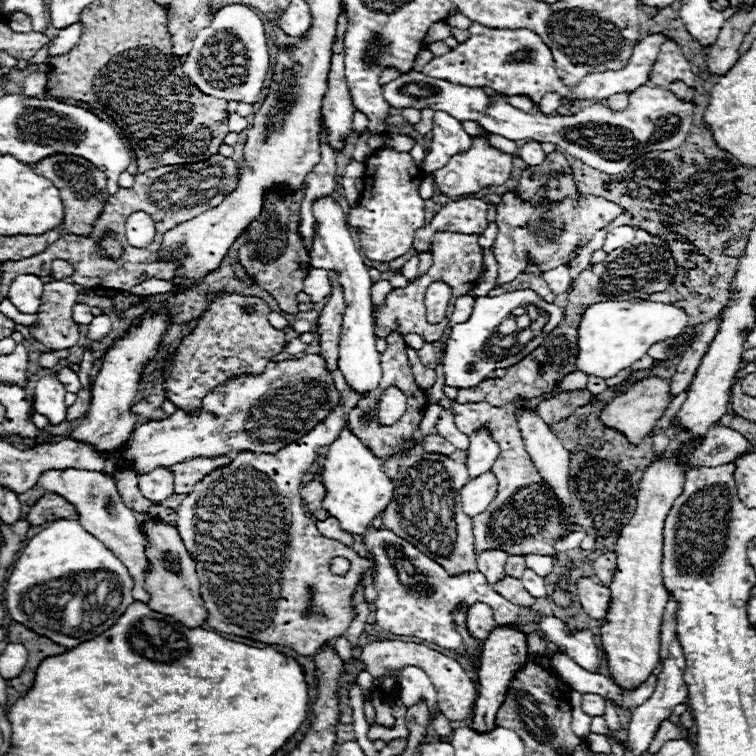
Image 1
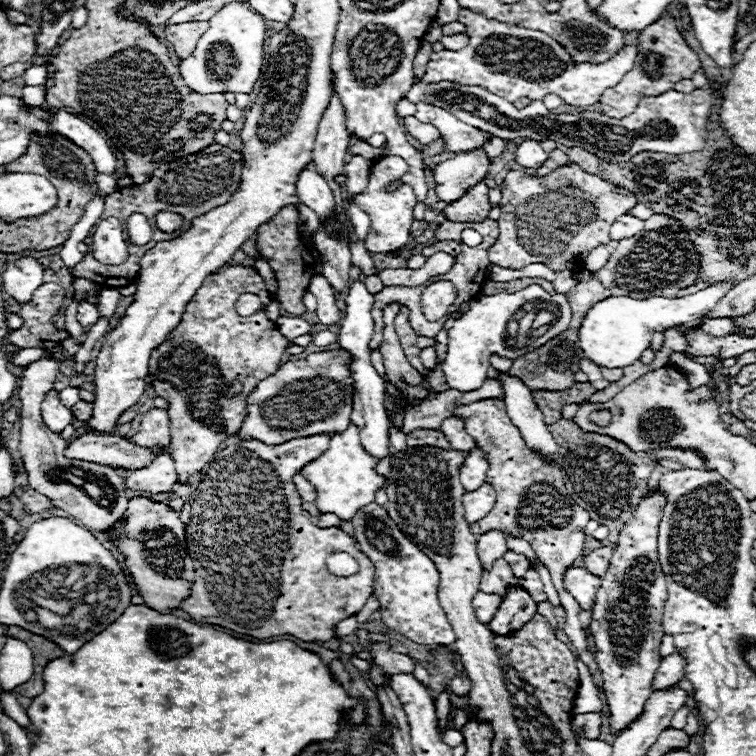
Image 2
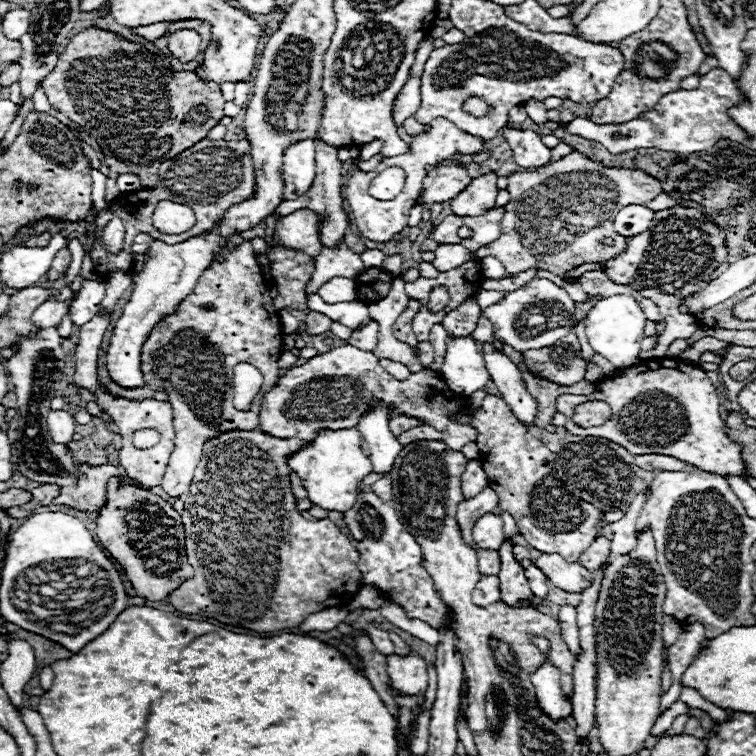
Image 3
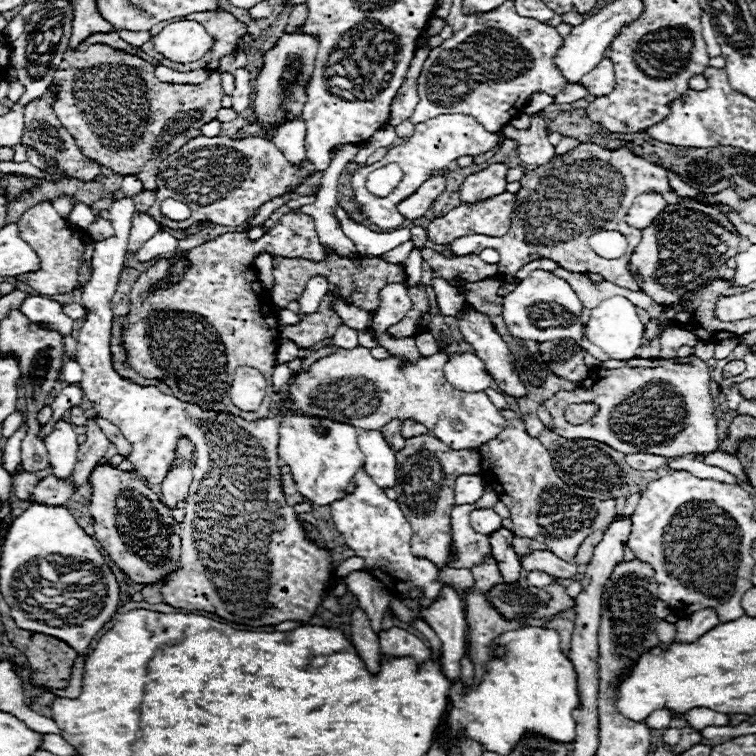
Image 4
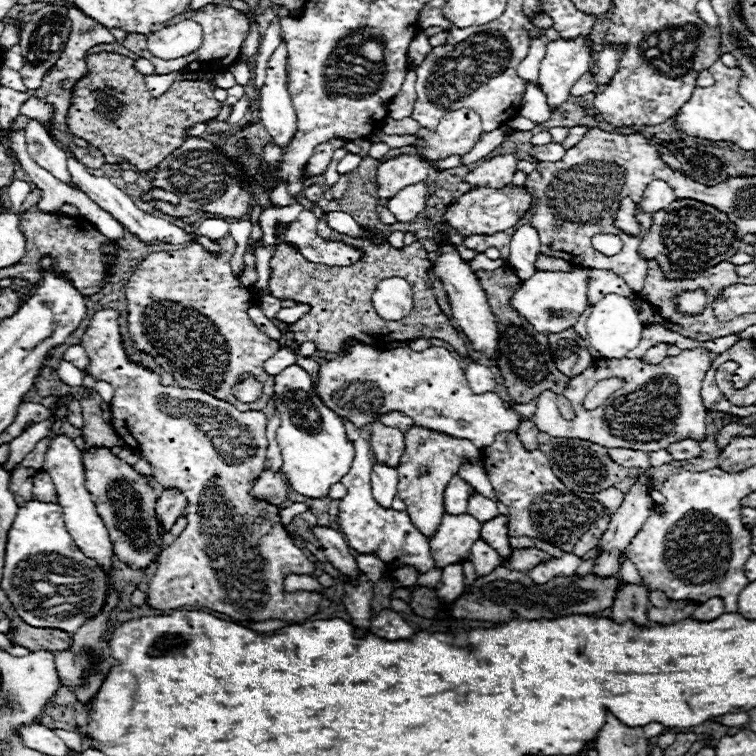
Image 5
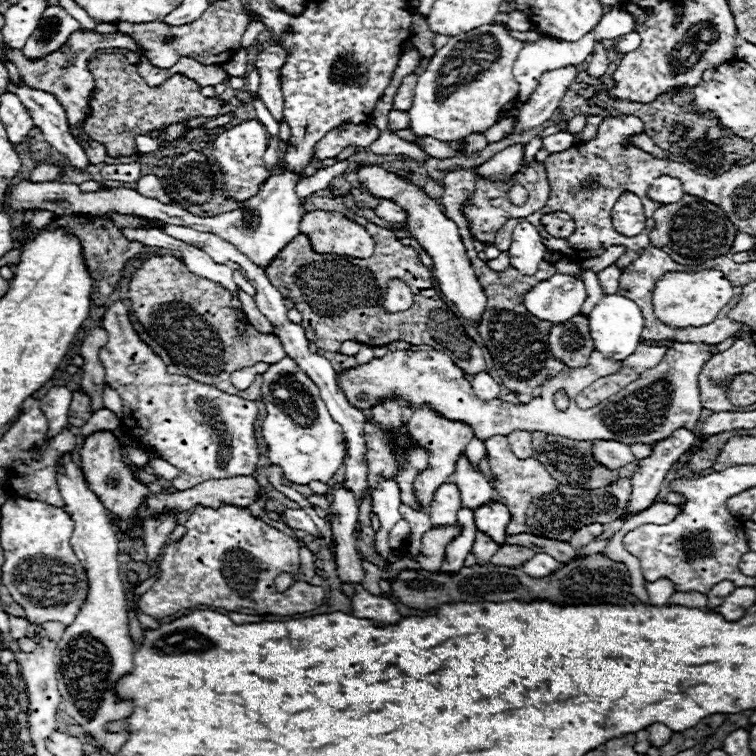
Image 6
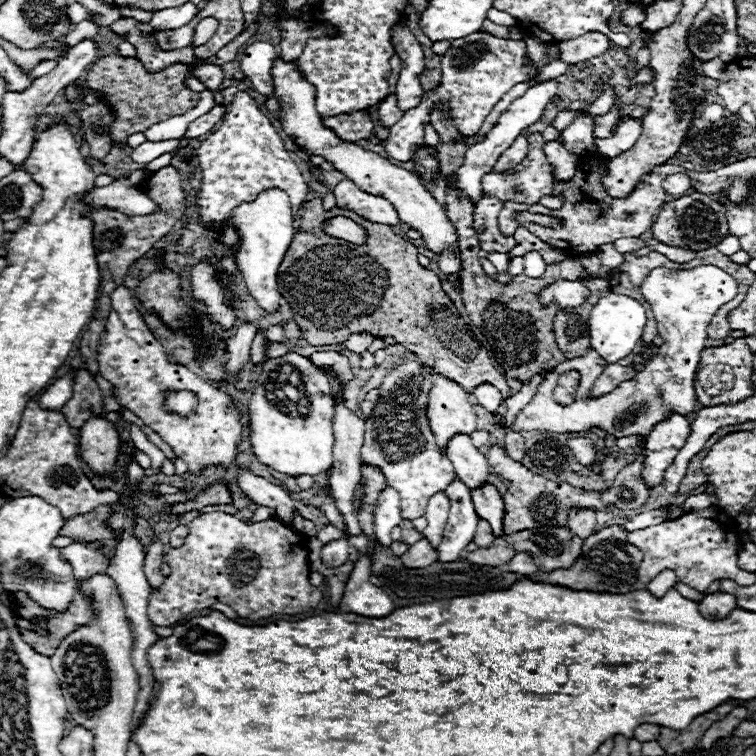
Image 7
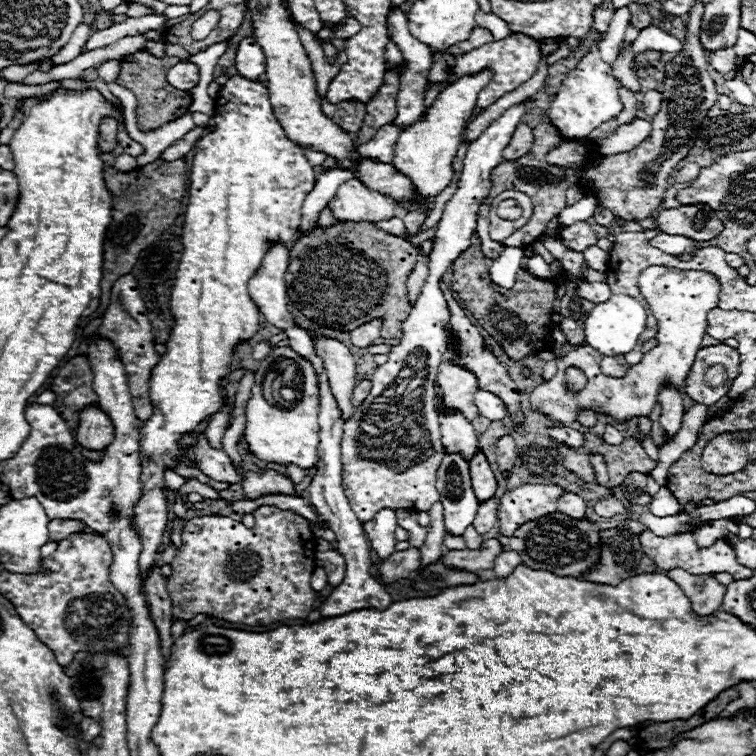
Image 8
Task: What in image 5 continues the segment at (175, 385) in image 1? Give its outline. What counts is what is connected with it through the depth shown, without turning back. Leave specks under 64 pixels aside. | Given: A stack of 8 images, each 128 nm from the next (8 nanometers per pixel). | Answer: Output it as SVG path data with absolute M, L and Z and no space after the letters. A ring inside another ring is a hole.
M304 210L298 220L286 224L282 232L278 234L282 244L298 248L298 252L316 264L328 264L328 266L348 266L360 260L360 252L354 248L348 248L346 244L340 242L326 242L316 234L316 224L318 218ZM232 236L218 238L220 252L212 256L202 248L198 242L190 244L188 248L182 250L170 250L170 252L156 252L150 254L132 274L132 278L126 284L126 300L128 300L128 332L134 348L152 354L156 364L174 376L174 382L180 388L192 388L192 390L202 390L210 392L218 400L226 400L234 404L238 410L248 412L248 410L264 410L266 404L272 398L272 386L274 386L274 376L264 372L264 362L274 356L274 352L280 348L280 344L272 338L268 338L264 332L258 330L258 326L250 320L248 308L252 304L258 304L258 296L250 288L240 288L238 286L238 276L232 272L230 260L236 250L236 242ZM206 318L214 324L208 326ZM242 374L254 374L256 378L262 380L264 384L264 394L258 402L254 404L242 404L238 402L232 394L230 388ZM166 488L160 494L160 498L156 502L156 514L158 514L160 522L164 524L166 532L172 528L176 518L182 516L182 510L186 508L186 504L188 504L188 500L186 500L184 492L178 488Z

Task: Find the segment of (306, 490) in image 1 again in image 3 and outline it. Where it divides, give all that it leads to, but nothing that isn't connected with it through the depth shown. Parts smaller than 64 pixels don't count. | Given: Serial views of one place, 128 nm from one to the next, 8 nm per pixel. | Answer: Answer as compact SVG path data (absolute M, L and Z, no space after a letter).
M290 472L290 482L292 482L292 492L294 492L294 496L296 496L298 510L308 510L308 508L312 506L312 502L308 500L308 492L306 492L306 488L300 484L300 478L298 478L294 472Z

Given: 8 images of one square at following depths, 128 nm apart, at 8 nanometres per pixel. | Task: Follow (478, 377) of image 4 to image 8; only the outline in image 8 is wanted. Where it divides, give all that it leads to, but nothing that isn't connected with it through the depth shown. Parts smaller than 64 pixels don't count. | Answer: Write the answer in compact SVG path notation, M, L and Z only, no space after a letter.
M478 390L476 392L476 408L478 408L478 412L484 416L484 418L488 418L488 420L502 420L504 416L506 416L506 406L504 406L504 402L496 396L496 394L492 394L492 392L486 392L486 390Z

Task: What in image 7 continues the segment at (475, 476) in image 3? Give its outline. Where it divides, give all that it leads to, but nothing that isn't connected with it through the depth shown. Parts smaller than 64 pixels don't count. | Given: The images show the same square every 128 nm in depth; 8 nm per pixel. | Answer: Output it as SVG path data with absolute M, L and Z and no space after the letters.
M436 492L430 502L428 502L428 508L426 508L426 520L428 520L428 528L422 532L430 544L434 544L434 548L442 542L442 536L444 536L444 526L446 526L446 520L448 520L448 510L450 510L450 500L446 496L446 492Z

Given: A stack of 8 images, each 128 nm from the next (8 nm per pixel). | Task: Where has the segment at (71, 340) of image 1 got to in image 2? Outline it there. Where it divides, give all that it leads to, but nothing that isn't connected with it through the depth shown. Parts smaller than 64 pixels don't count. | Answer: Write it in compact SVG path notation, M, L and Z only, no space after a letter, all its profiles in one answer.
M48 282L42 284L30 304L22 304L20 318L24 320L20 330L12 330L8 334L8 342L18 348L58 348L70 334L66 330L58 330L52 322L52 316L62 310L66 302L66 290Z

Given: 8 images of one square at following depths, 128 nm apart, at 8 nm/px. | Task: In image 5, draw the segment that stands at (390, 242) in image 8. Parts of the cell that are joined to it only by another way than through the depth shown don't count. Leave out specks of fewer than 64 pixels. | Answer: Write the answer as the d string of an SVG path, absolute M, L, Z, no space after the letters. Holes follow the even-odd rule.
M354 240L354 246L360 246L364 250L364 258L350 264L350 266L324 266L324 264L312 264L306 258L302 258L298 252L274 252L270 260L270 292L272 296L278 296L280 300L296 300L296 302L310 302L312 312L306 314L302 320L294 322L290 330L294 332L294 338L298 344L314 342L318 350L326 352L340 352L340 346L346 338L354 338L358 342L370 344L374 348L384 348L388 342L408 342L416 338L442 338L450 342L458 354L468 356L464 348L462 336L452 328L450 320L440 312L436 298L430 290L430 278L428 270L434 266L432 260L428 260L428 252L420 242L414 242L410 246L404 246L400 250L392 248L390 244L374 246L362 240ZM390 276L402 276L408 280L414 296L414 310L424 312L424 316L406 316L398 322L386 322L374 310L372 292L376 290L378 282Z

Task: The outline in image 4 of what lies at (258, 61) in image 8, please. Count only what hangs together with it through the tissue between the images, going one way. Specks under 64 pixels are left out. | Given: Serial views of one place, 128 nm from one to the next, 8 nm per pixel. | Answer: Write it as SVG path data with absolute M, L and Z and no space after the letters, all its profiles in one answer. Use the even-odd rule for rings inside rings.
M305 4L297 5L293 8L288 19L288 24L284 28L284 33L292 33L298 29L308 16L307 6ZM302 120L298 122L284 122L274 138L274 146L284 154L284 158L292 164L300 164L306 158L306 126Z

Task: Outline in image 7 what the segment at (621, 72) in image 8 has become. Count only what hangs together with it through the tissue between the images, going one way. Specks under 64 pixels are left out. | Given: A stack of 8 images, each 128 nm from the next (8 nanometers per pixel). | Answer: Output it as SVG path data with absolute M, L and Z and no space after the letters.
M608 90L608 92L604 92L592 106L582 108L582 112L584 112L584 114L590 114L590 116L602 116L602 114L610 112L612 106L614 106L614 94L612 94L612 90Z

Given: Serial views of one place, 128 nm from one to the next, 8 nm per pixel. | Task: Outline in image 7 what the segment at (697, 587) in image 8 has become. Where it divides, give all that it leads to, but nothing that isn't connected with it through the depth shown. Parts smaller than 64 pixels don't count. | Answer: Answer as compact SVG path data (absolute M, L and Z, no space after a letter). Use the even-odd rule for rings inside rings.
M664 570L664 572L660 572L660 574L648 584L648 592L654 594L654 596L658 596L658 598L662 598L676 582L678 582L676 574L674 574L672 570ZM722 592L708 594L702 602L698 602L698 608L704 616L722 620L736 608L736 598L730 596L730 594L722 594Z

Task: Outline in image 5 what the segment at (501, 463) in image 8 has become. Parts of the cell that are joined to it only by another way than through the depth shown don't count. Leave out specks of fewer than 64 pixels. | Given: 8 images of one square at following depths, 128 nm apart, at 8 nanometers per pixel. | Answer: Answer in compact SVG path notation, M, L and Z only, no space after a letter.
M526 418L526 420L522 420L522 424L518 426L518 438L522 440L522 444L526 446L526 448L536 448L538 446L538 440L536 440L536 436L538 436L538 428Z

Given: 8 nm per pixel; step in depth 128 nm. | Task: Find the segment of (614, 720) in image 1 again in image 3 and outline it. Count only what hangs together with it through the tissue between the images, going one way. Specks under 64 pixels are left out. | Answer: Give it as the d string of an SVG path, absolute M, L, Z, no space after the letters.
M488 394L484 398L482 406L474 412L472 426L478 430L476 444L480 448L482 468L490 478L488 486L494 488L500 498L494 514L512 514L520 534L538 552L560 554L564 560L578 562L578 556L592 544L598 530L604 526L604 522L600 522L602 512L570 494L562 480L554 478L554 454L514 418L500 396Z

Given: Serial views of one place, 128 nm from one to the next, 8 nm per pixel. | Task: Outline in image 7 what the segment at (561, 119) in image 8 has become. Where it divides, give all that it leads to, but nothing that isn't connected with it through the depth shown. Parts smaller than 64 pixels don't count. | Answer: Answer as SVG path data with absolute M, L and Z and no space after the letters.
M578 116L574 120L572 126L568 126L562 136L564 136L564 144L570 152L576 152L580 156L586 156L588 152L594 150L594 138L592 138L592 130L594 130L594 118L588 116Z

